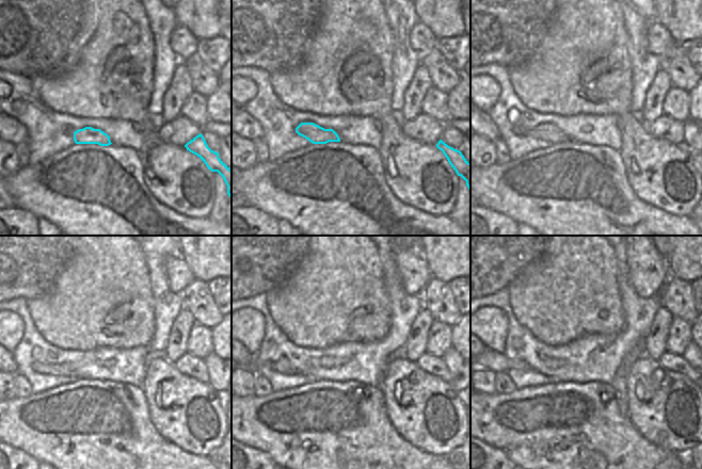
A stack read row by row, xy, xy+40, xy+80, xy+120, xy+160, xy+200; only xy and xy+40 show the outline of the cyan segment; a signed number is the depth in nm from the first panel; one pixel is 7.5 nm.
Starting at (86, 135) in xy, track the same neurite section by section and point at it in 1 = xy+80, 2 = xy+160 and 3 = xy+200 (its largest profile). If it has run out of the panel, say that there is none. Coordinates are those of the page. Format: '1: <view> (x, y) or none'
1: xy+80 (551, 133)
2: xy+160 (283, 367)
3: xy+200 (495, 361)

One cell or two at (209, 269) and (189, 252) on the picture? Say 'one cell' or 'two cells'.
one cell

